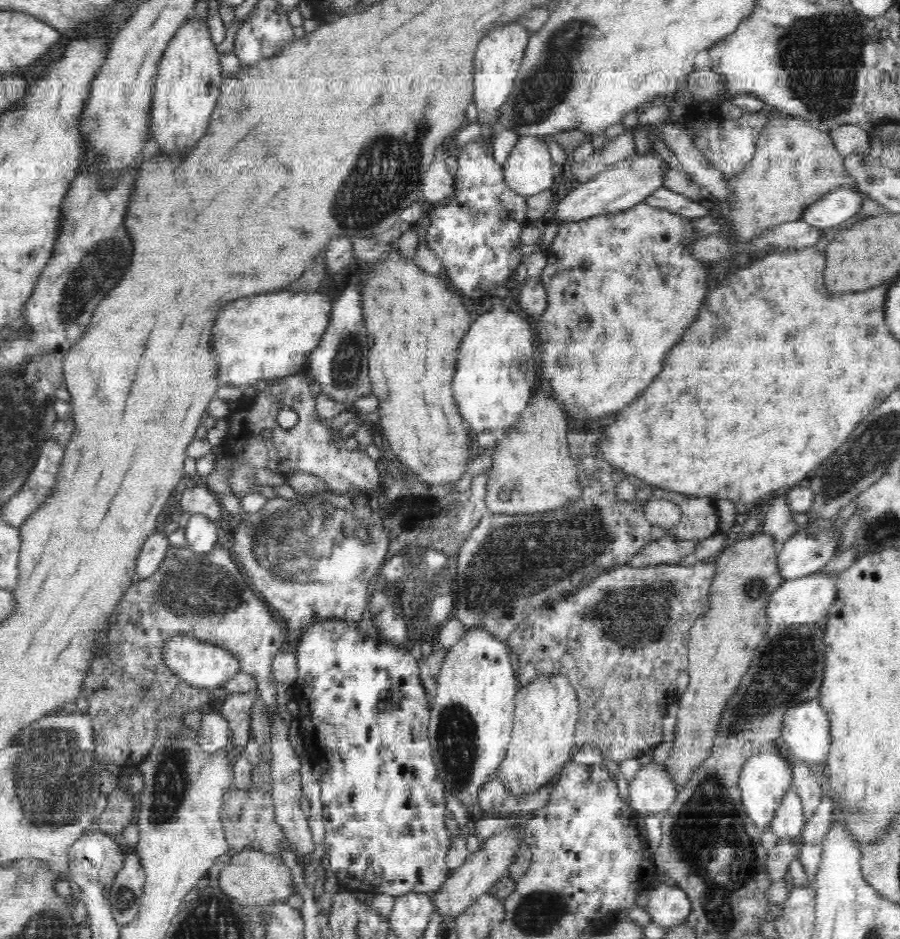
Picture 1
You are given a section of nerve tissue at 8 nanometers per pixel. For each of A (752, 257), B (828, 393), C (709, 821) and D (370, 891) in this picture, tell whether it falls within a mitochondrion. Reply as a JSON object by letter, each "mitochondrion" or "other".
{"A":"other","B":"other","C":"mitochondrion","D":"other"}

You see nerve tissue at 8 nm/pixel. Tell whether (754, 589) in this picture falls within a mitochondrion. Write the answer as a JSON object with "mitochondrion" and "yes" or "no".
{"mitochondrion":"yes"}

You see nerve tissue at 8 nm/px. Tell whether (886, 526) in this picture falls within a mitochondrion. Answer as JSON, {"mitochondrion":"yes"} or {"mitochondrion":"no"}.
{"mitochondrion":"yes"}

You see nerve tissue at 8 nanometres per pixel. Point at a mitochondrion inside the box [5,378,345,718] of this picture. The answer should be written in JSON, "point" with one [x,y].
{"point":[191,587]}

